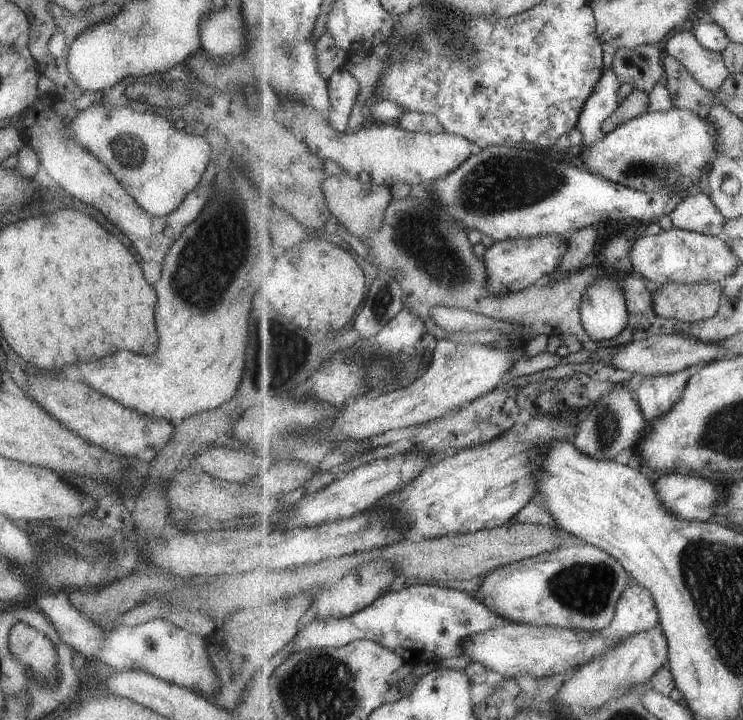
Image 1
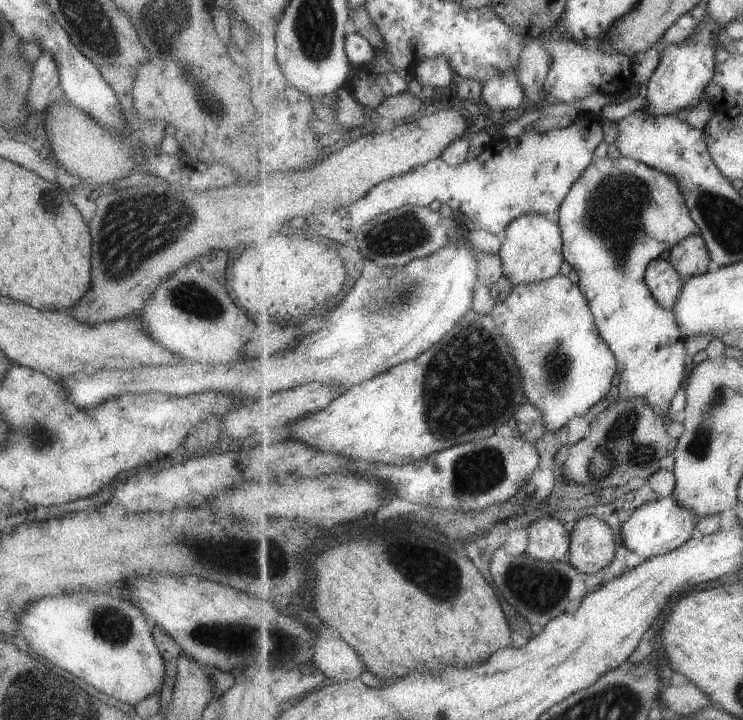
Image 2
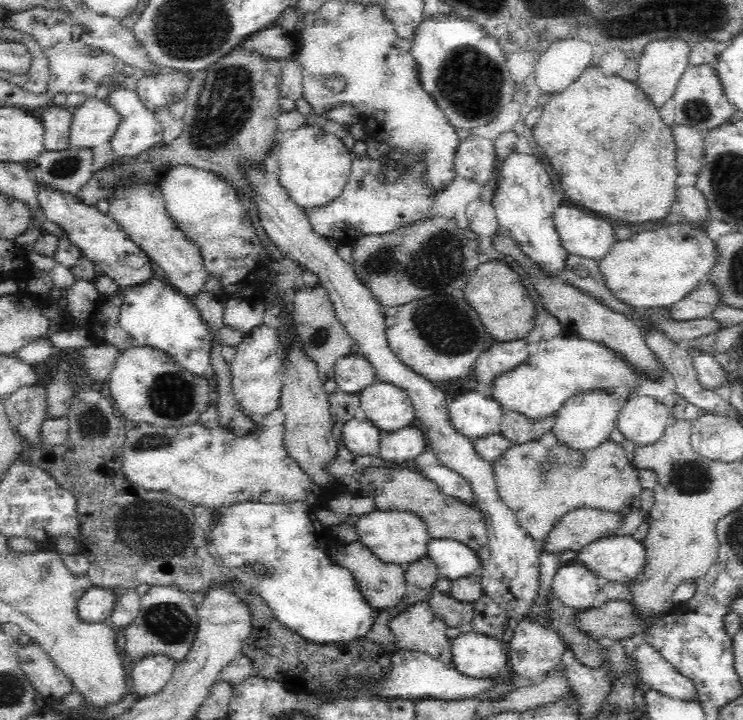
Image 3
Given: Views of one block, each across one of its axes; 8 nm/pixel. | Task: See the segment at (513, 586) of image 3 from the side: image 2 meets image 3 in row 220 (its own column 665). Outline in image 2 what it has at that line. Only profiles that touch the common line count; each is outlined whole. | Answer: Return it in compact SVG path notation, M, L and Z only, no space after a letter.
M666 256L650 262L646 281L655 298L669 310L678 304L679 295L686 285L686 281L681 280L681 274Z

